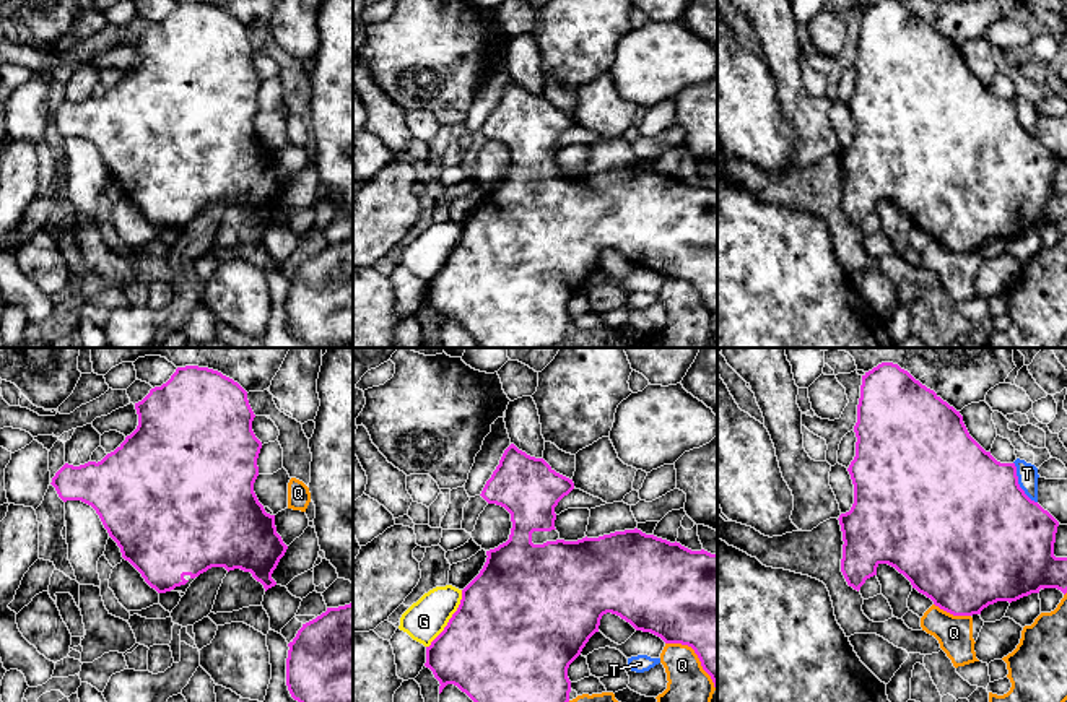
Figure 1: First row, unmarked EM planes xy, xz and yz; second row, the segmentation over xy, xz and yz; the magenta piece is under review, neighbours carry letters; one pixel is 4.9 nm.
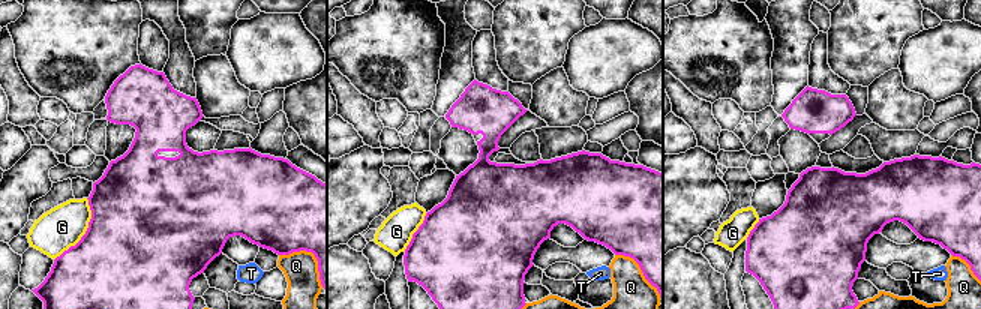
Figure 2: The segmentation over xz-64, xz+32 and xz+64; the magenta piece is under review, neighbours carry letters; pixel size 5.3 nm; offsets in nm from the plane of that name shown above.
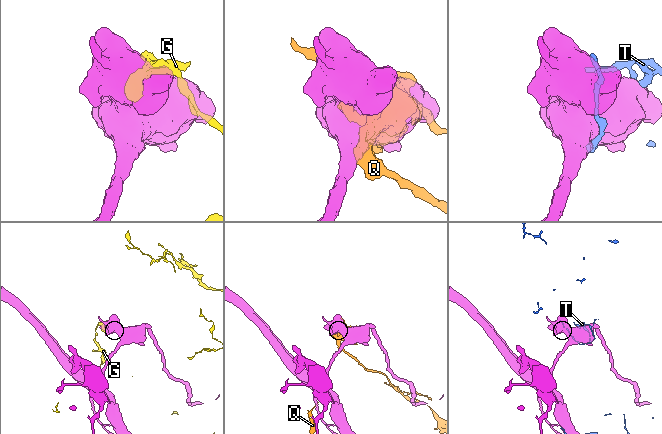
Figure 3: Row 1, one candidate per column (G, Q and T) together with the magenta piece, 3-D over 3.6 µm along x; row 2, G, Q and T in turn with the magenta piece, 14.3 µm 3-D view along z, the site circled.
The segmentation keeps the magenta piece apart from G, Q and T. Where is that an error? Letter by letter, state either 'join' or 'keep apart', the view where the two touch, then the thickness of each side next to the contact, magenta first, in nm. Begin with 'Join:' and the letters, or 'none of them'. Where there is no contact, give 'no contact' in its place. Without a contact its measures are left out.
Join: none of them
G: keep apart; contact in xz; calibres 500 and 200 nm
Q: keep apart; contact in yz; calibres 480 and 180 nm
T: keep apart; contact in yz; calibres 500 and 100 nm

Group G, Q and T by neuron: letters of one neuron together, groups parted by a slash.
G / Q / T

